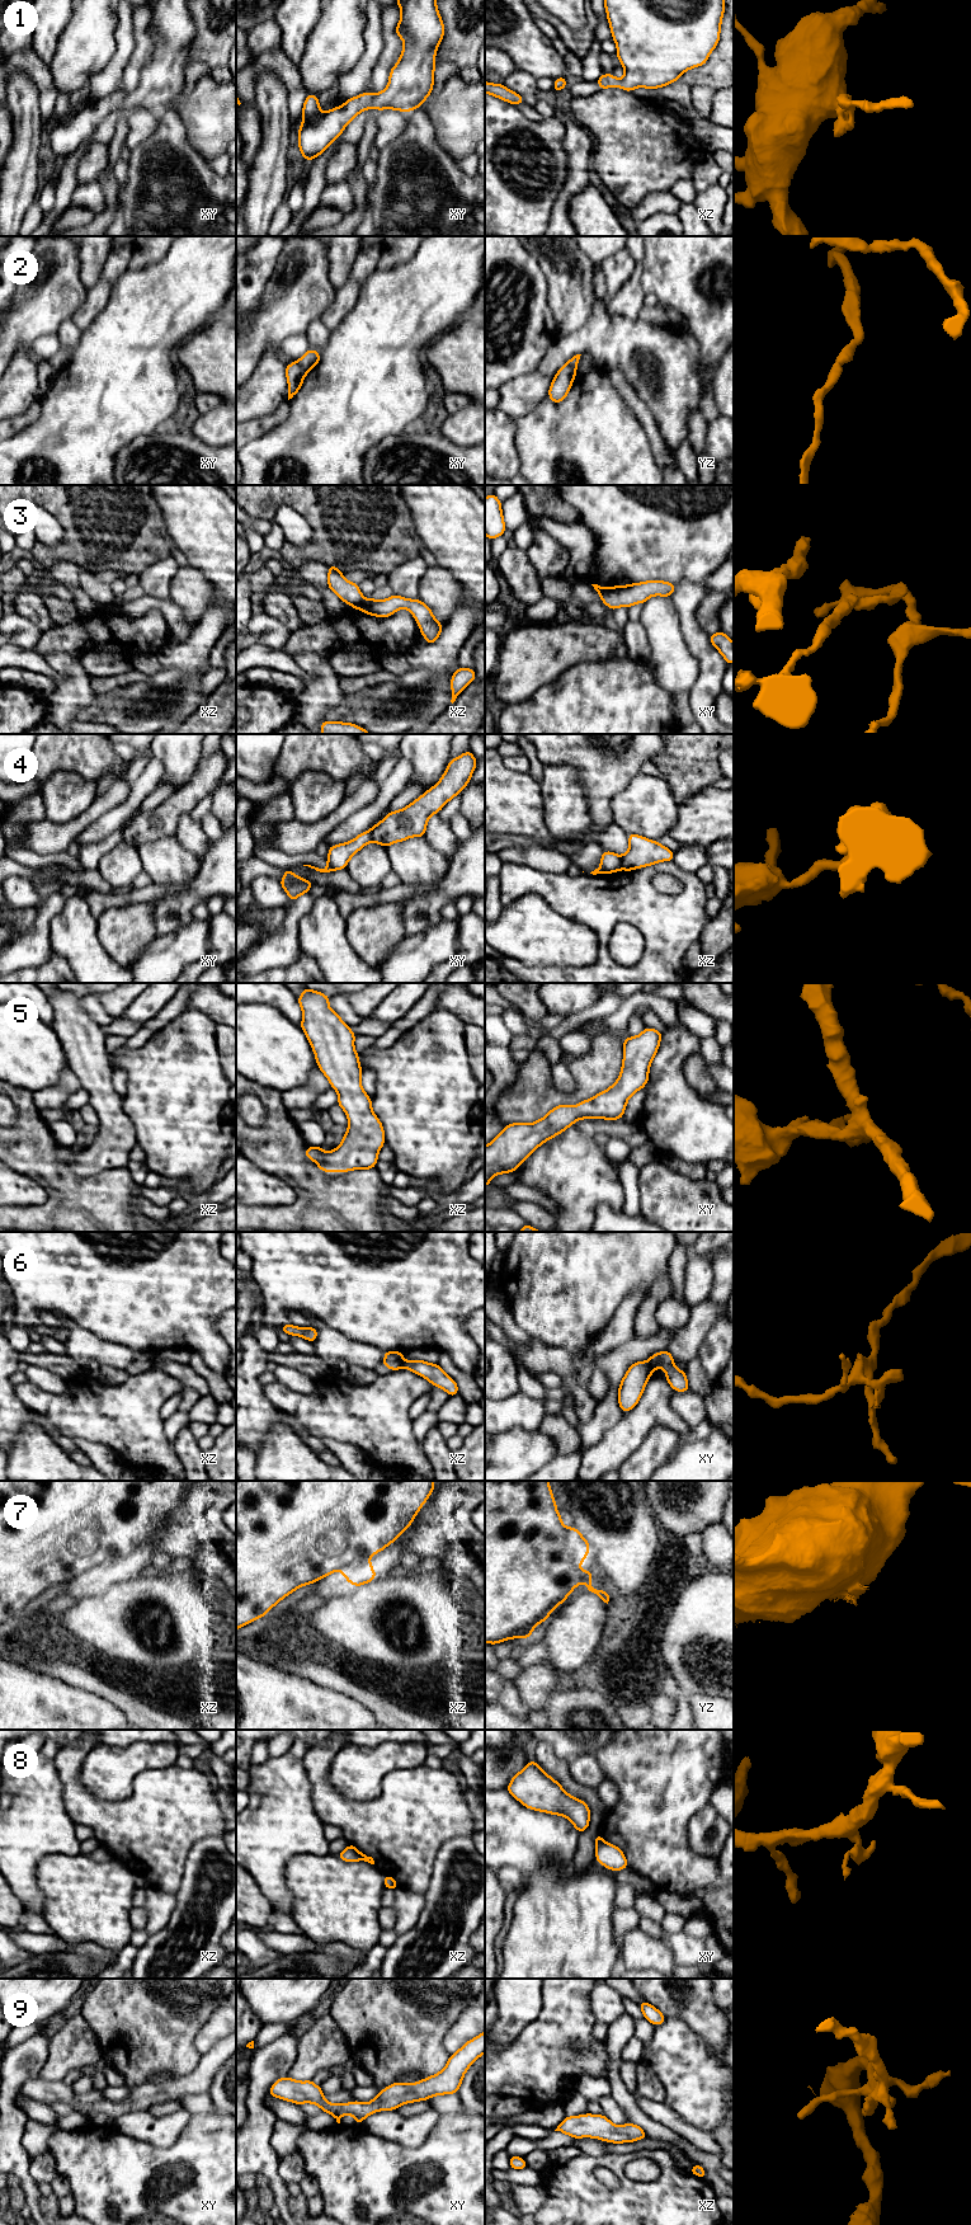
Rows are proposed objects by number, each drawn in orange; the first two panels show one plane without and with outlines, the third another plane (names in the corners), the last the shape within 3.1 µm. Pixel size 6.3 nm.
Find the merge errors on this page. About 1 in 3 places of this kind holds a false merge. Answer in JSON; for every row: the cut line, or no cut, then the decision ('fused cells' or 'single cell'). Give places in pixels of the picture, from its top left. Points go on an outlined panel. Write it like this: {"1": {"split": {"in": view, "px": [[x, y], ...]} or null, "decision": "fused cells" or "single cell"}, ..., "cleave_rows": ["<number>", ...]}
{"1": {"split": null, "decision": "single cell"}, "2": {"split": {"in": "xy", "px": [[296, 362], [307, 371]]}, "decision": "fused cells"}, "3": {"split": {"in": "xz", "px": [[363, 598], [353, 606]]}, "decision": "fused cells"}, "4": {"split": {"in": "xy", "px": [[369, 831], [372, 840]]}, "decision": "fused cells"}, "5": {"split": null, "decision": "single cell"}, "6": {"split": {"in": "xz", "px": [[404, 1359], [401, 1367]]}, "decision": "fused cells"}, "7": {"split": {"in": "yz", "px": [[565, 1528], [565, 1552], [578, 1570], [580, 1581]]}, "decision": "fused cells"}, "8": {"split": {"in": "xz", "px": [[349, 1844], [361, 1859]]}, "decision": "fused cells"}, "9": {"split": null, "decision": "single cell"}, "cleave_rows": ["2", "3", "4", "6", "7", "8"]}

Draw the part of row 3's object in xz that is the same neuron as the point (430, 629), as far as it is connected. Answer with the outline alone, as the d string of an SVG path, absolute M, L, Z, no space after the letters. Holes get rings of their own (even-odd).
M393 594L390 598L377 601L372 597L363 599L353 607L367 615L383 618L393 615L400 608L406 608L413 613L415 621L419 624L420 634L425 638L426 644L435 643L444 627L444 625L440 625L434 617L430 608L418 598L409 599Z

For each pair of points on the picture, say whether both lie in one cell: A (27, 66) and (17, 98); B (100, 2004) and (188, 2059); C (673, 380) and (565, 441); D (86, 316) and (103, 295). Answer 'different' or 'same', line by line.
A: different
B: same
C: different
D: same

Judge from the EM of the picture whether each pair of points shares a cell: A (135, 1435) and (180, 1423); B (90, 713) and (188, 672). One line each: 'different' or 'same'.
A: different
B: same

